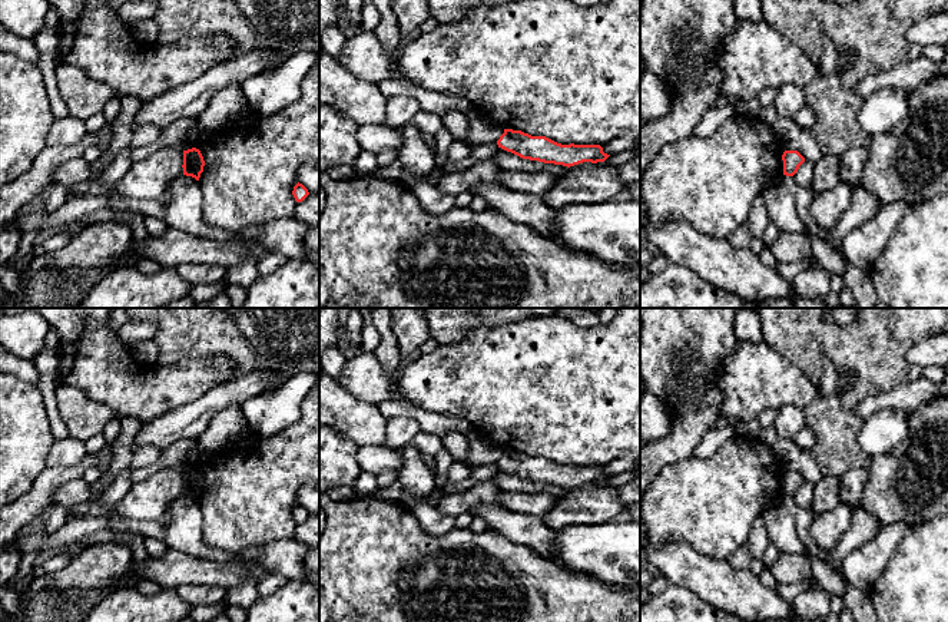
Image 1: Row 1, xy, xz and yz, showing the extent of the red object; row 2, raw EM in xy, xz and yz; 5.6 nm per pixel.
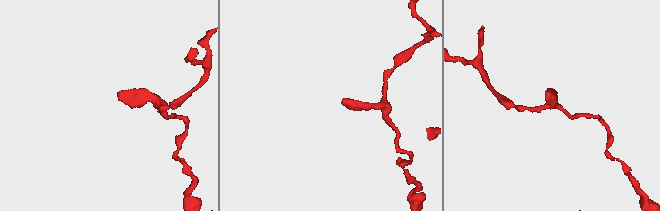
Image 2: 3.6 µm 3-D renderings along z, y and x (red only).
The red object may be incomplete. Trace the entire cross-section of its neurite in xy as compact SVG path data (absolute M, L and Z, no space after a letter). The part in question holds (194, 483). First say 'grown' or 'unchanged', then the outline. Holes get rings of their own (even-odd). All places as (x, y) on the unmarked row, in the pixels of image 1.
grown; M162 469L132 484L117 503L116 512L125 519L155 520L163 526L165 513L173 500L186 496L199 502L203 487L203 477L196 469L188 472Z

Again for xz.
grown; M478 429L467 436L468 457L461 460L471 469L495 463L498 469L523 480L538 482L563 487L574 487L583 483L604 483L610 476L600 466L561 466L546 457L531 457L521 451L503 450Z

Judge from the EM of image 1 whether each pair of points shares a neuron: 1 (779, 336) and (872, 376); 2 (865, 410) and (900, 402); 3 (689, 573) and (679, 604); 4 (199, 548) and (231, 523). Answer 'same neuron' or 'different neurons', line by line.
1: same neuron
2: same neuron
3: different neurons
4: different neurons

